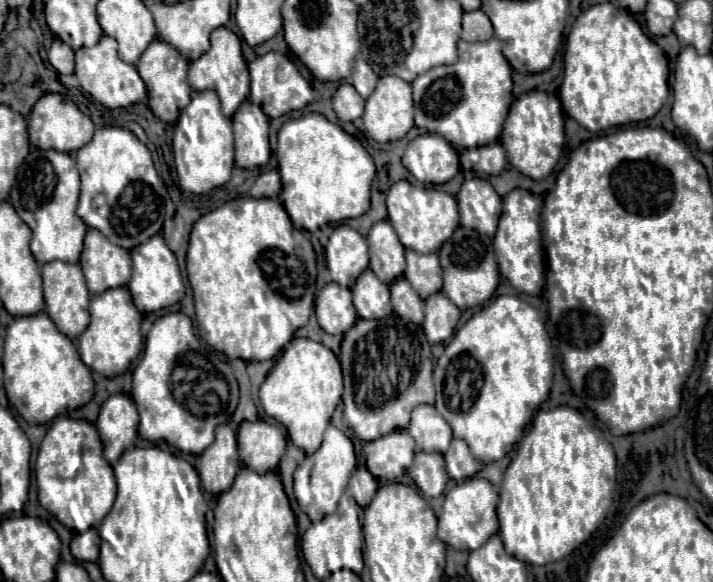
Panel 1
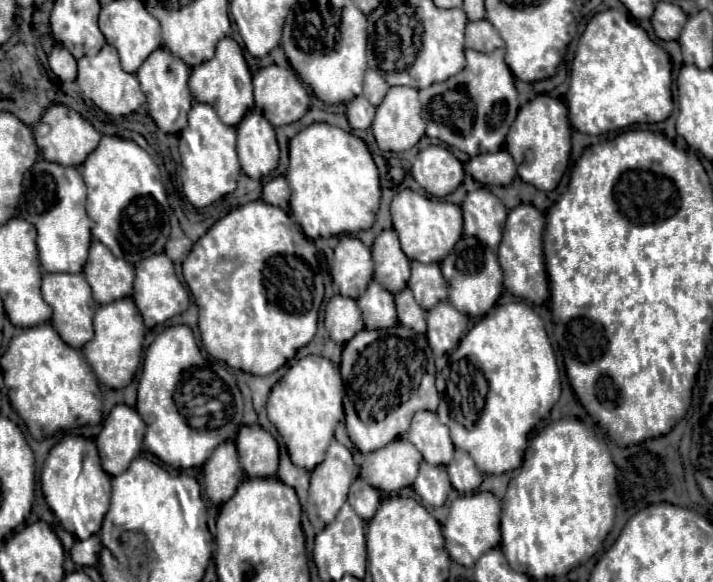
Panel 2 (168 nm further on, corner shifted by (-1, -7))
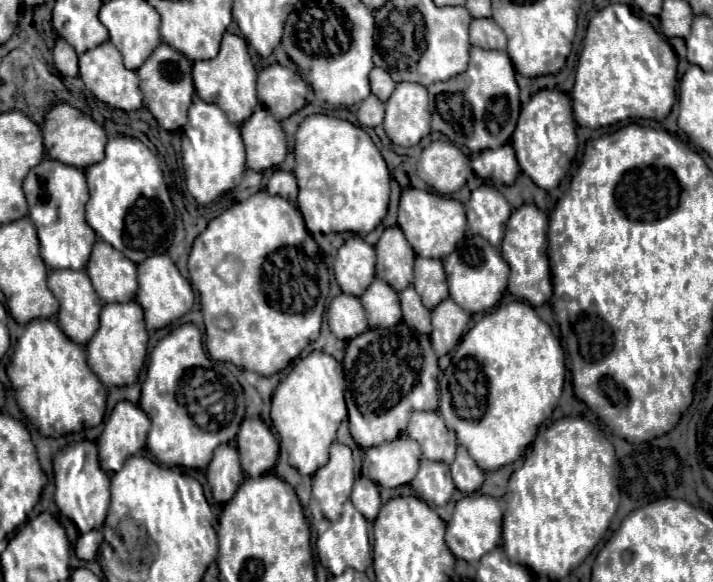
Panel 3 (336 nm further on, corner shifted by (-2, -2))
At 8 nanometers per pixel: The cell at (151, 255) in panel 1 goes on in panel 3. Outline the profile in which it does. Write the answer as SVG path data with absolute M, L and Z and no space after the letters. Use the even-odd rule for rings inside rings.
M156 255L156 257L148 257L146 261L142 261L138 265L136 301L144 309L146 327L148 329L162 329L162 327L166 327L168 323L186 315L192 309L194 291L192 291L190 283L180 275L178 267L172 263L172 259L168 255Z

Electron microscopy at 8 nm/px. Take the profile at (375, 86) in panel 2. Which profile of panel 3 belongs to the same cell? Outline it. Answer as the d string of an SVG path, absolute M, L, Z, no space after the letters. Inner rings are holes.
M374 67L370 71L370 87L372 87L372 93L380 99L380 101L386 101L390 95L392 95L392 89L396 87L396 83L390 79L390 75L380 69L380 67Z

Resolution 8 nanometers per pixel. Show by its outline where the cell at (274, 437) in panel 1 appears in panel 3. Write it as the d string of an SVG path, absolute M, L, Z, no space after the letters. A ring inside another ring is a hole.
M258 417L244 419L238 431L240 465L250 477L260 477L276 465L278 439Z

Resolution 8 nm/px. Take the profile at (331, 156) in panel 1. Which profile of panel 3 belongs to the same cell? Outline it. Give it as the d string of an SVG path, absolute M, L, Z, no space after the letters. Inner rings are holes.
M310 115L300 123L296 131L294 157L296 157L294 175L300 187L296 203L310 233L328 235L328 233L352 231L358 235L366 235L384 219L390 197L390 173L384 157L380 155L368 133L364 133L360 127L330 115Z

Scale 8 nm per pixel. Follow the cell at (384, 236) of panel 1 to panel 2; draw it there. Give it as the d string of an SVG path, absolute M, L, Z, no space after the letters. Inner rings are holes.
M383 230L373 244L373 262L375 262L375 274L373 280L377 280L381 286L385 286L391 294L397 294L403 290L411 276L411 260L403 254L399 236L395 230Z

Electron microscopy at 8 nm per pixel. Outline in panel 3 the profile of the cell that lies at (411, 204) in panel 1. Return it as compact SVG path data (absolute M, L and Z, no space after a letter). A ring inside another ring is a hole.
M408 187L402 191L398 203L398 227L402 229L406 241L410 243L410 247L418 257L442 259L448 253L452 253L452 249L456 249L456 241L460 241L460 237L464 237L466 233L464 205L450 197Z

